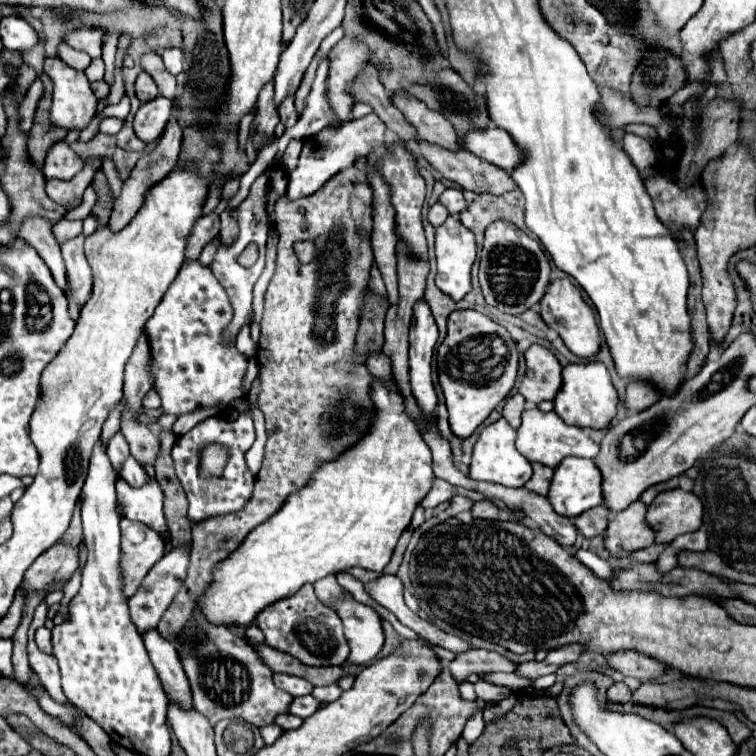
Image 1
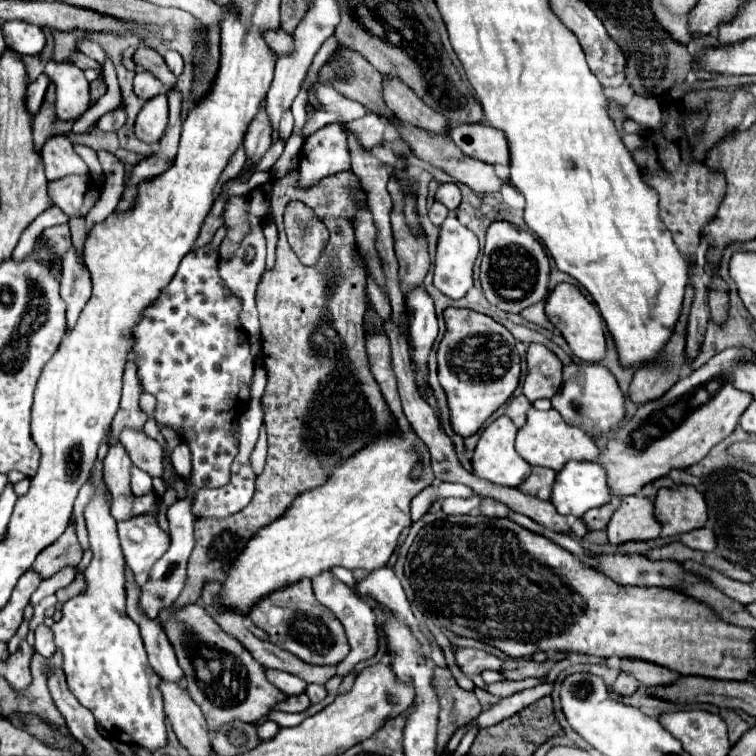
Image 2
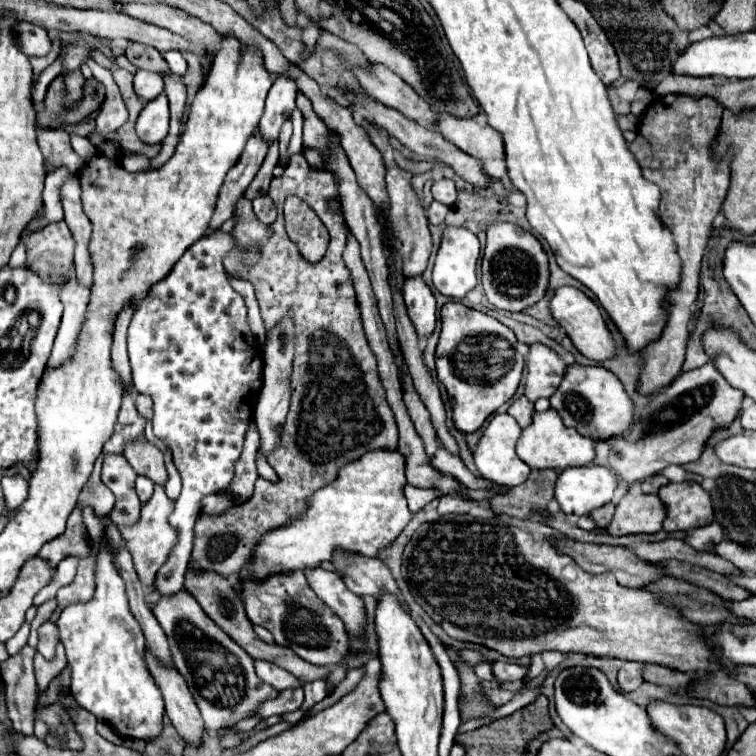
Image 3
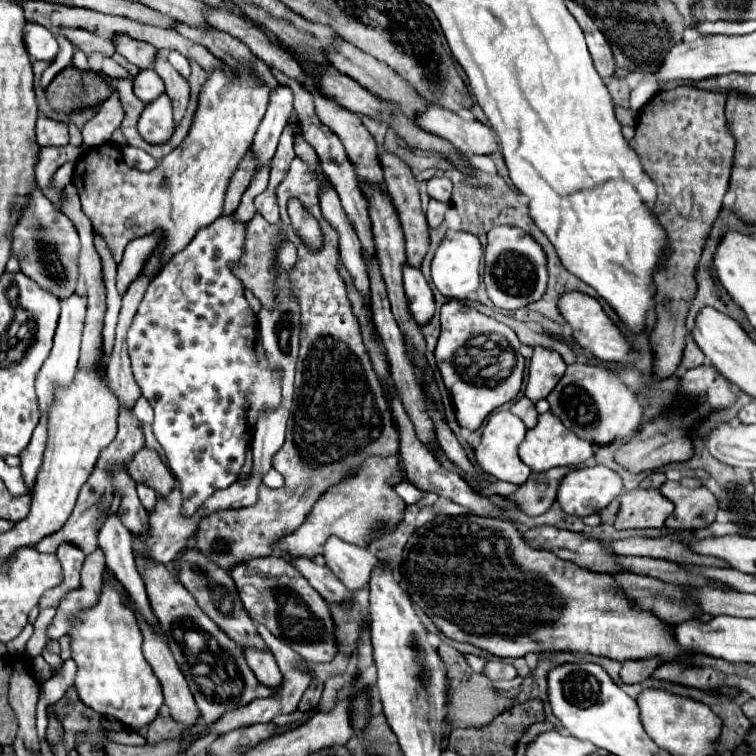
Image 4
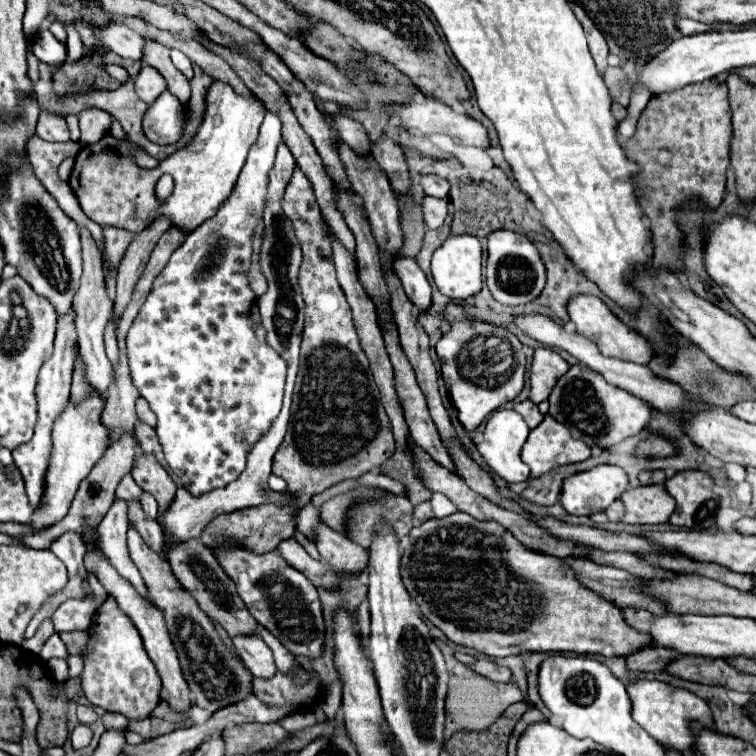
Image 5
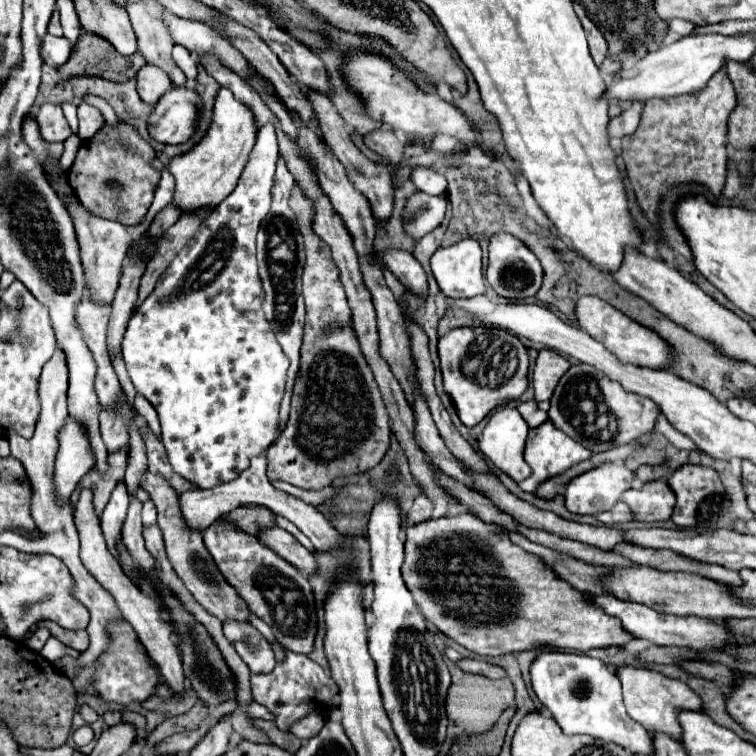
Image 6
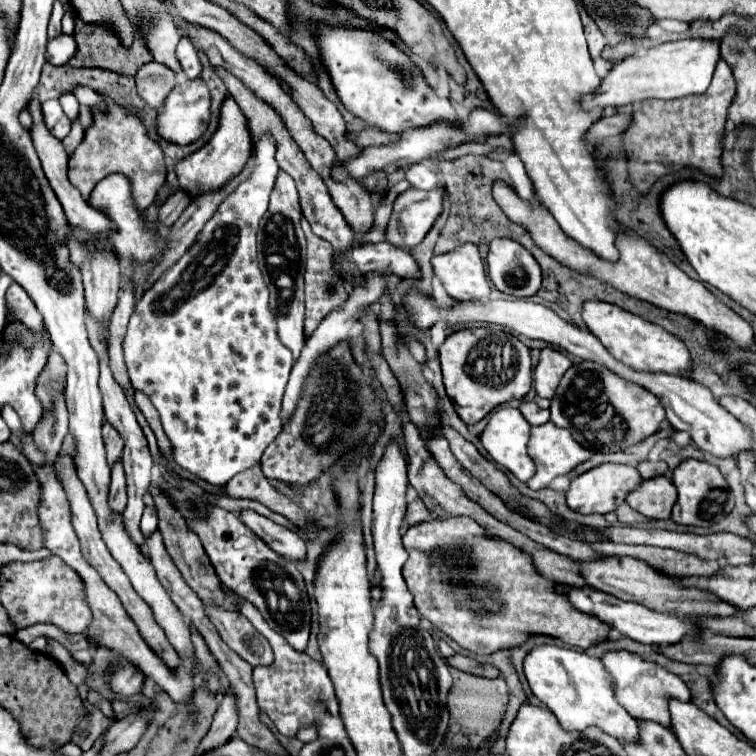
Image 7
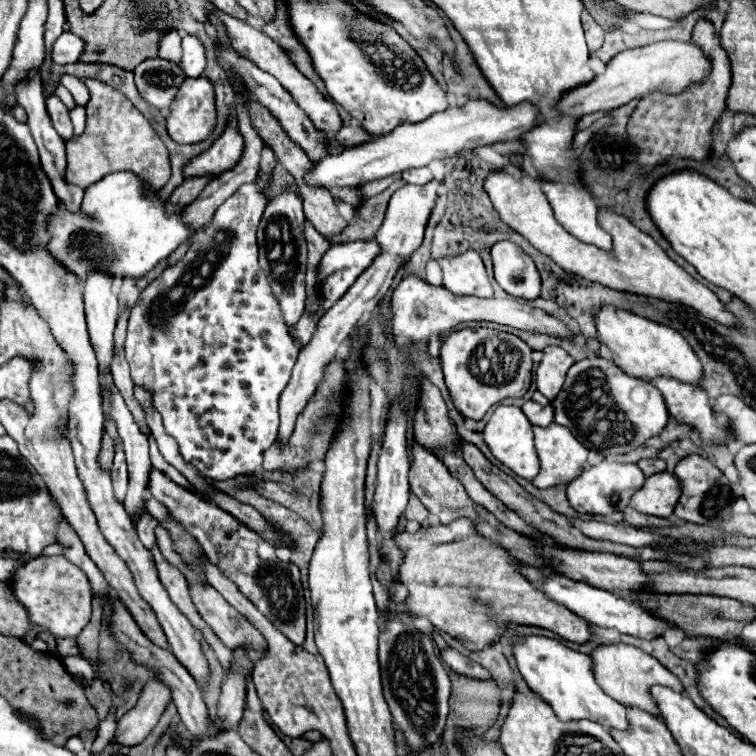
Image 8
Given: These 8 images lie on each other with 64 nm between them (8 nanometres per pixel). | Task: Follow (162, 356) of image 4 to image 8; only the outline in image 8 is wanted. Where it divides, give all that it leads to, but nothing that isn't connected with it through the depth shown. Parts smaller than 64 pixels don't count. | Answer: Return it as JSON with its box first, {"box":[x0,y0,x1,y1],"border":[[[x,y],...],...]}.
{"box":[126,150,300,480],"border":[[[262,150],[262,160],[260,160],[260,178],[262,180],[254,182],[254,184],[240,186],[240,190],[236,194],[232,194],[232,198],[228,198],[216,210],[208,228],[202,228],[194,234],[186,256],[180,262],[176,262],[174,266],[168,266],[154,282],[148,284],[146,290],[142,290],[138,306],[132,308],[132,314],[130,314],[130,320],[128,320],[126,360],[130,364],[132,380],[138,386],[144,386],[152,394],[154,408],[162,414],[164,428],[178,442],[180,454],[184,456],[184,460],[194,464],[200,470],[200,474],[210,478],[210,480],[228,480],[228,478],[234,478],[234,476],[246,476],[246,474],[254,474],[254,472],[262,470],[264,450],[268,450],[268,446],[274,444],[276,434],[278,434],[278,396],[286,388],[290,374],[292,374],[292,368],[294,368],[294,362],[296,362],[296,356],[300,352],[300,348],[290,338],[288,328],[284,326],[284,318],[280,314],[280,304],[276,302],[276,296],[272,294],[272,288],[268,286],[268,278],[260,270],[260,264],[258,264],[256,228],[258,228],[258,222],[260,222],[262,212],[266,208],[266,198],[262,196],[262,184],[270,176],[272,168],[274,168],[272,150]]]}

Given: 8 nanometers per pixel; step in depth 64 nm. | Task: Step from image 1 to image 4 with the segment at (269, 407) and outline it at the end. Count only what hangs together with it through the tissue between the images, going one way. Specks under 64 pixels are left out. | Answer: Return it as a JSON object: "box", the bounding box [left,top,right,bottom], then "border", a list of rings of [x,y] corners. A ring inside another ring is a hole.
{"box":[194,158,398,570],"border":[[[294,158],[288,176],[278,186],[280,222],[272,226],[260,218],[260,214],[256,214],[248,222],[244,256],[234,268],[234,274],[248,290],[252,290],[262,306],[272,308],[274,274],[270,268],[274,248],[282,238],[292,240],[298,248],[298,262],[292,270],[292,292],[300,300],[302,332],[294,404],[288,420],[286,442],[272,458],[272,466],[284,476],[286,482],[284,488],[280,488],[280,496],[262,496],[260,504],[250,508],[214,512],[200,522],[194,536],[196,546],[224,570],[230,570],[234,564],[248,558],[272,554],[274,544],[292,534],[304,522],[306,514],[312,510],[322,492],[354,476],[370,456],[398,454],[398,432],[394,428],[392,414],[382,396],[382,386],[372,370],[368,352],[362,344],[358,320],[352,314],[346,298],[346,286],[338,276],[338,234],[320,214],[318,176],[320,174]],[[292,198],[300,200],[304,210],[318,220],[324,234],[324,244],[320,248],[308,248],[294,232],[286,210]]]}

